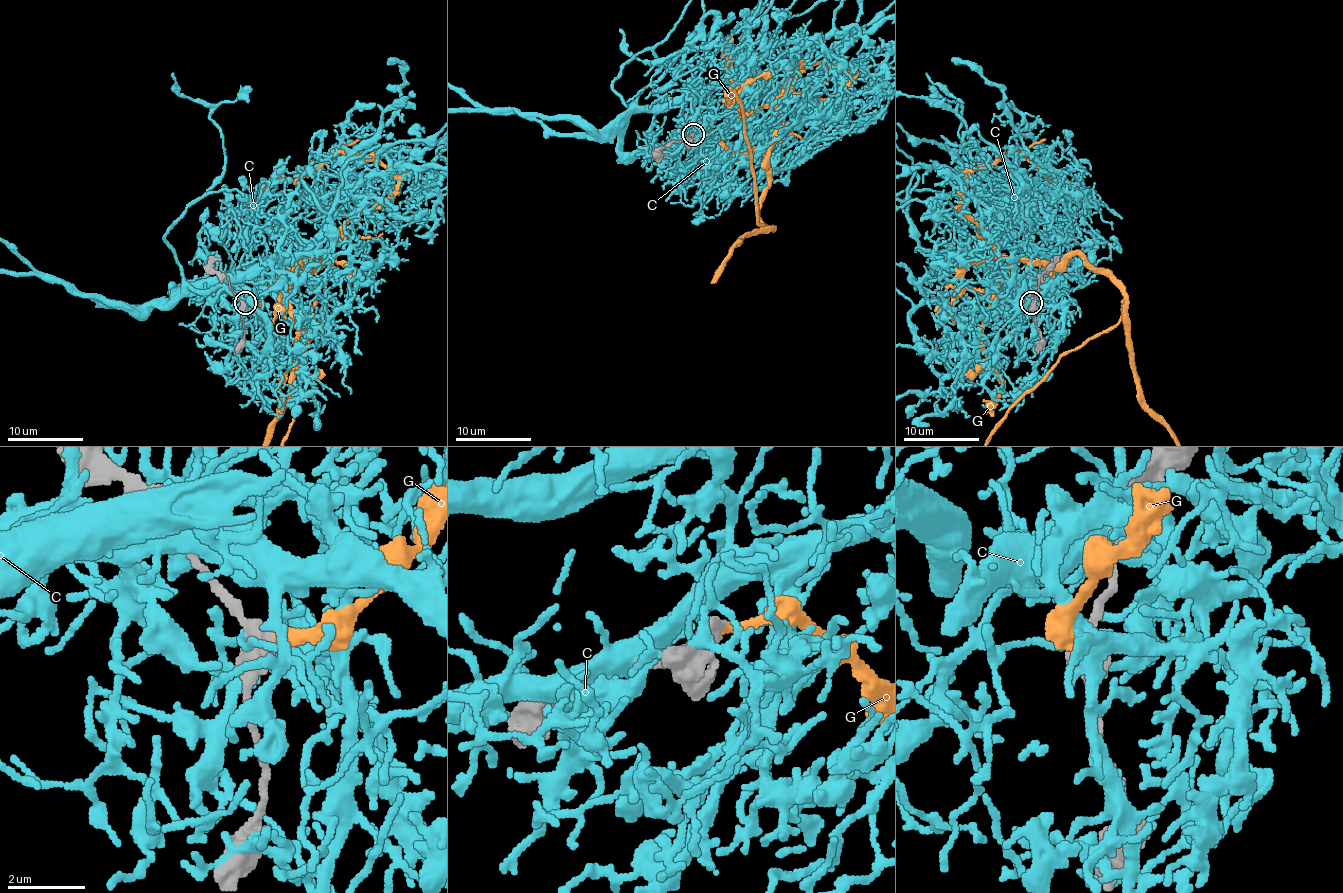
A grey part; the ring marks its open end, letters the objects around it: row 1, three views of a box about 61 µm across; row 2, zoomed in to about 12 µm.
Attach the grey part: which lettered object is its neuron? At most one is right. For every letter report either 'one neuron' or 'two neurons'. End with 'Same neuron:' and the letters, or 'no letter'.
C: two neurons
G: one neuron
Same neuron: G

